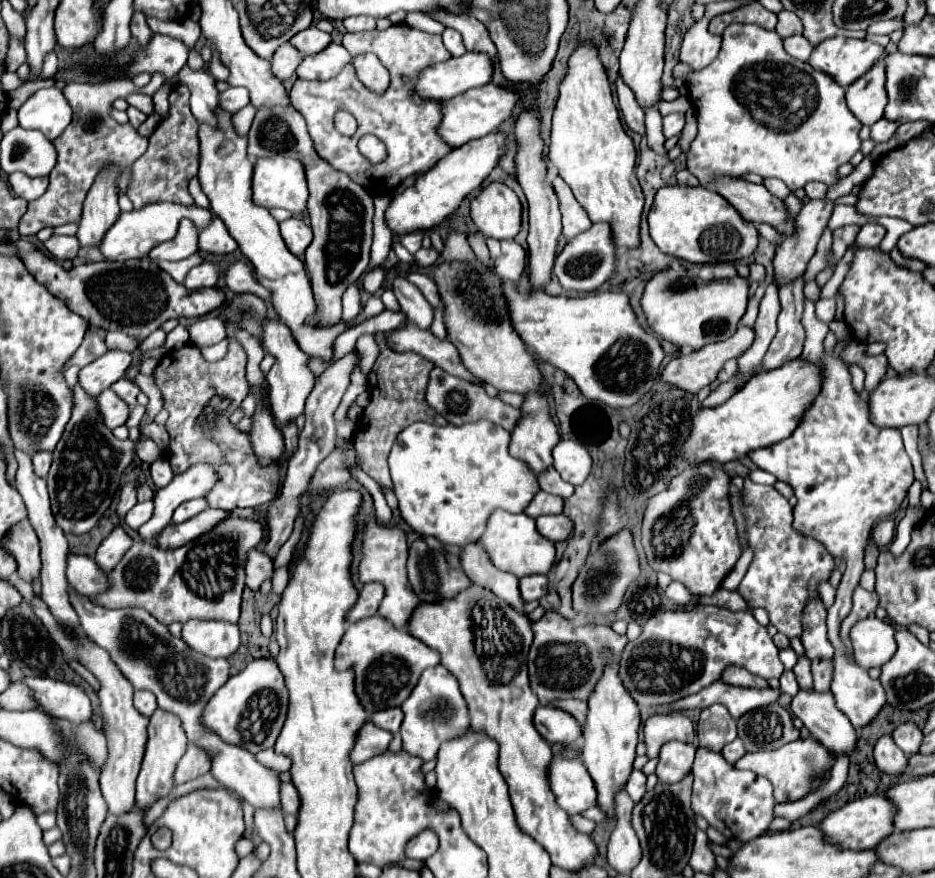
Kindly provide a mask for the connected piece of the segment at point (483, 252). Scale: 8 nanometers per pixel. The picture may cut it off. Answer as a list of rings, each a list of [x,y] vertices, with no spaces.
[[[476,231],[476,233],[470,233],[470,235],[468,235],[468,243],[470,243],[472,251],[476,253],[476,257],[478,257],[480,261],[490,261],[490,255],[488,255],[488,247],[486,247],[484,235],[480,235],[478,231]]]

